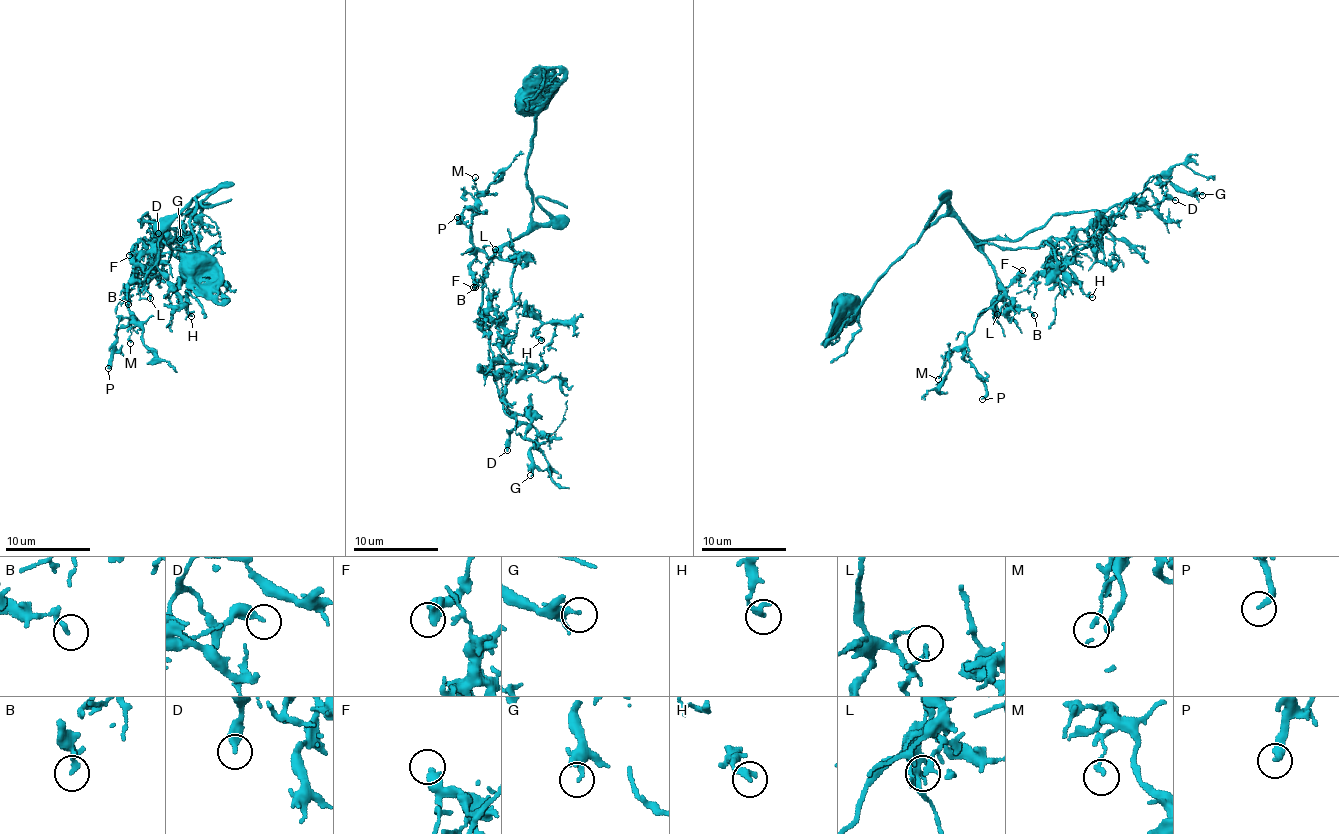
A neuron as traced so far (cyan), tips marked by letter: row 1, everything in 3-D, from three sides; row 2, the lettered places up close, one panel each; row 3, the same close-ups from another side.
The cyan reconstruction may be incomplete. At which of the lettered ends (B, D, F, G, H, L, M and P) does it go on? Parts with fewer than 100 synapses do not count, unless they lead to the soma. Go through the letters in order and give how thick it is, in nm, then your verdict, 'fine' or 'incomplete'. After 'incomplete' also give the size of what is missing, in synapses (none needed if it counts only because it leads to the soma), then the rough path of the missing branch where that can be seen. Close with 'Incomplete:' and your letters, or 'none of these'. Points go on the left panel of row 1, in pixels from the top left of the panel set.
B: calibre 140 nm; fine
D: calibre 360 nm; fine
F: calibre 400 nm; fine
G: calibre 200 nm; fine
H: calibre 220 nm; fine
L: calibre 200 nm; fine
M: calibre 170 nm; fine
P: calibre 300 nm; fine
Incomplete: none of these

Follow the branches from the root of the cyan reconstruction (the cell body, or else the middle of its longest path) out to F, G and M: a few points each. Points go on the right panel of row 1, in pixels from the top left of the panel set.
F: (846, 305), (853, 298), (861, 299), (942, 216), (955, 217), (999, 285), (1006, 286), (1022, 270)
G: (846, 305), (942, 216), (977, 243), (1037, 247), (1115, 216), (1151, 176), (1202, 195)
M: (846, 305), (861, 299), (942, 216), (955, 217), (991, 266), (999, 294), (938, 379)

